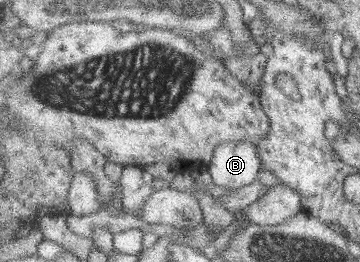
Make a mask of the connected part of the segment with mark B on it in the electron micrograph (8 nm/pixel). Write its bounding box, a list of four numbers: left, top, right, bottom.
[208,142,261,188]

